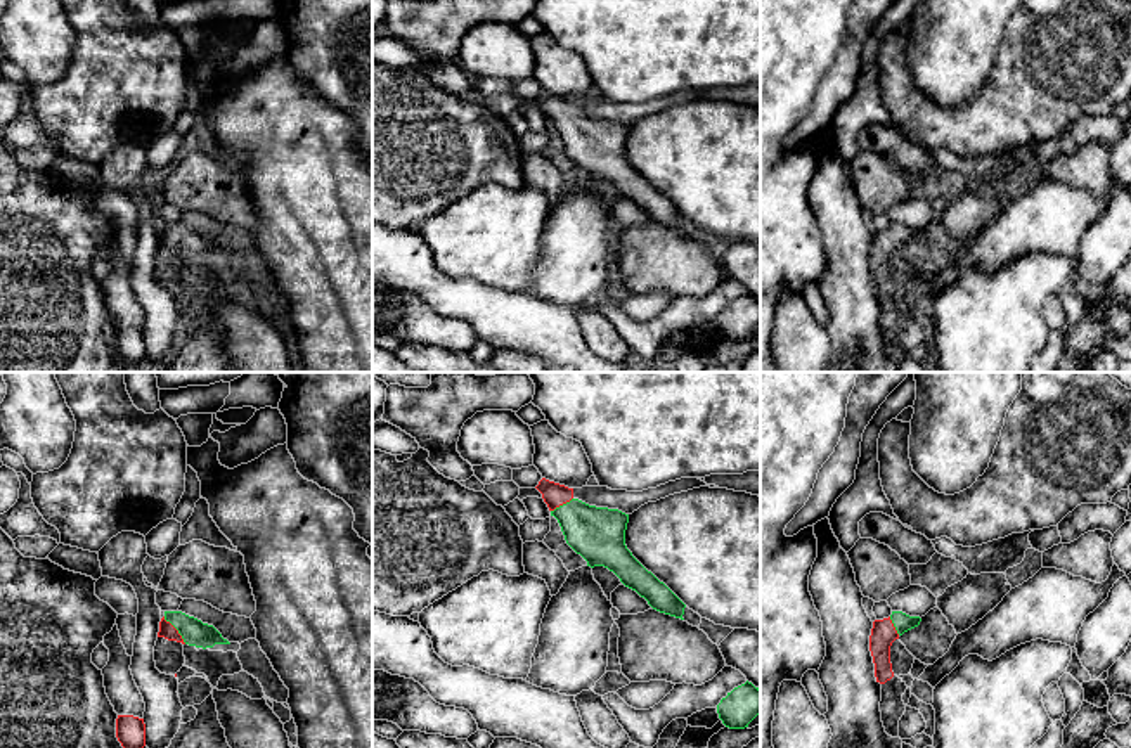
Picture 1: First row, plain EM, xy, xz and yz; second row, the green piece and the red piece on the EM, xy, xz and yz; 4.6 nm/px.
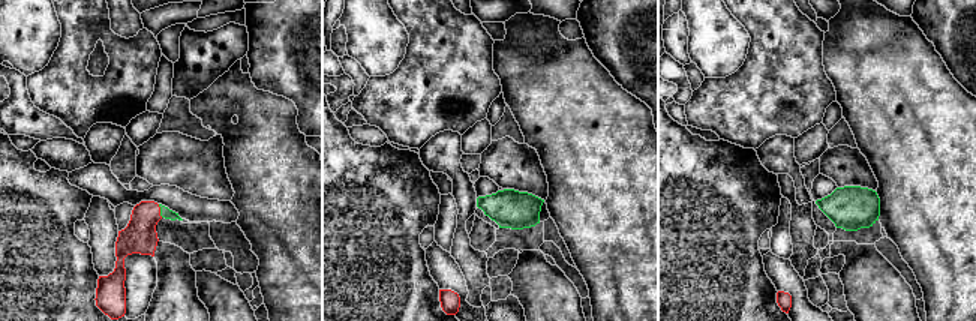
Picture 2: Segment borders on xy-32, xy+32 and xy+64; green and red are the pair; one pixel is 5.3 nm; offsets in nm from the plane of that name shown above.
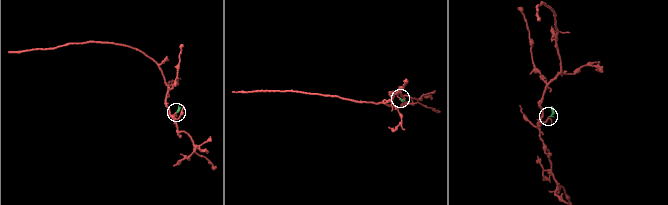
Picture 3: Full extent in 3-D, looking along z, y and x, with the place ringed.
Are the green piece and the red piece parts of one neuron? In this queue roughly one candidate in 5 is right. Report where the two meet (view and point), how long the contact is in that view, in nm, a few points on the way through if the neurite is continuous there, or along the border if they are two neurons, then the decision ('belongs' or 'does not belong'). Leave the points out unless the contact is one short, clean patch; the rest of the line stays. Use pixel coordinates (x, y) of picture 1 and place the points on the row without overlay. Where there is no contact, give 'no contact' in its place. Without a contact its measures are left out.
contact xy (177, 241); length 170 nm; way xy (194, 245), (177, 241), (167, 243); belongs

